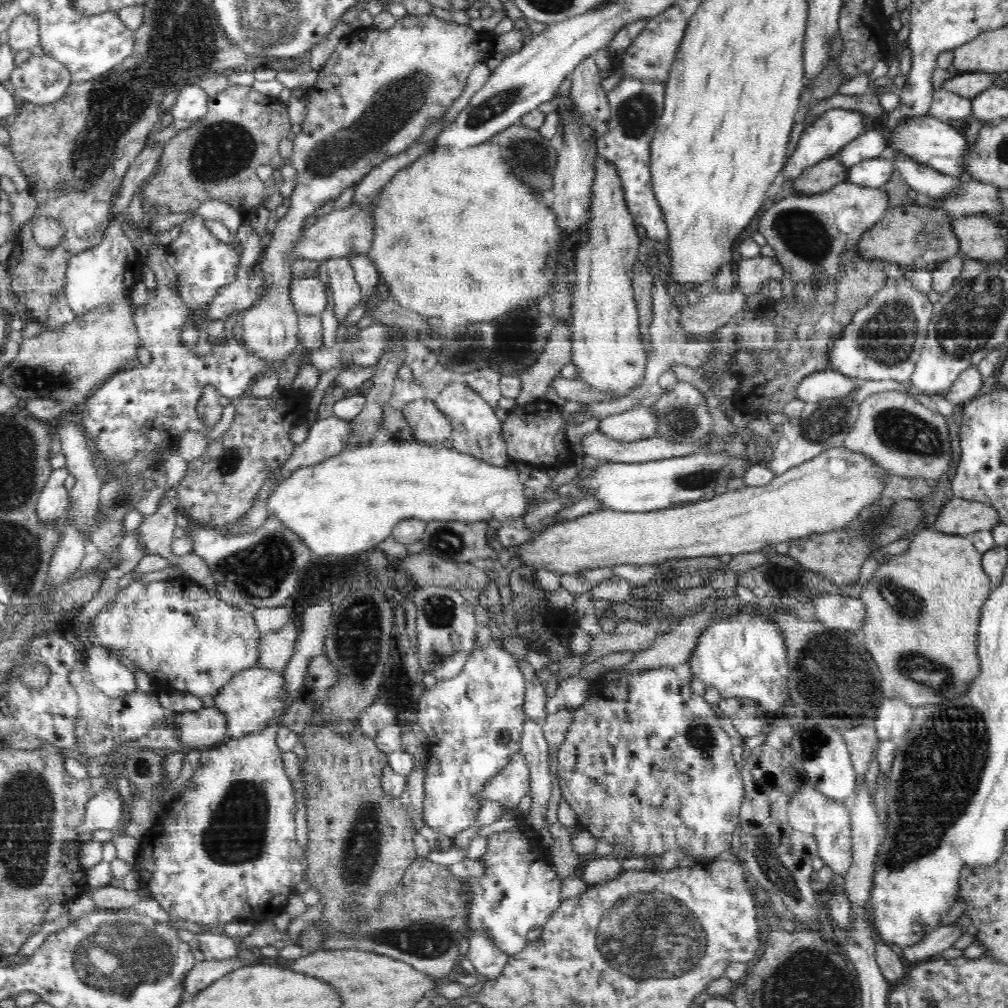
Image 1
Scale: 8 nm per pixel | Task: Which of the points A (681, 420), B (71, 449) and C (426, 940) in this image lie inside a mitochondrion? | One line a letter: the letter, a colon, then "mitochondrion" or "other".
A: mitochondrion
B: other
C: mitochondrion

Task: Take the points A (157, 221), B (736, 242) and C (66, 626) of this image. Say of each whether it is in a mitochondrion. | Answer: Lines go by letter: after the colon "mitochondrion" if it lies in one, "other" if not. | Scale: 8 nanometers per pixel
A: other
B: other
C: other

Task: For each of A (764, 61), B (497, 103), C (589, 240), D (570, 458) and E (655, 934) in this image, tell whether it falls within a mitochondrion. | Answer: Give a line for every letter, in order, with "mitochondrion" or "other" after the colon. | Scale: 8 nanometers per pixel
A: other
B: mitochondrion
C: other
D: other
E: mitochondrion

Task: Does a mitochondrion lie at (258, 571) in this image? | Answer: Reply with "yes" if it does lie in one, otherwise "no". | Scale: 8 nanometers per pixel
yes

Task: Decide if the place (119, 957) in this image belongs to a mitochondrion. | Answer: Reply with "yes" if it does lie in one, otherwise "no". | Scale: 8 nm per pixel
yes

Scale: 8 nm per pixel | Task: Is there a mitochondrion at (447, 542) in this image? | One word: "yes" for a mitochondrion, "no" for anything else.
yes

